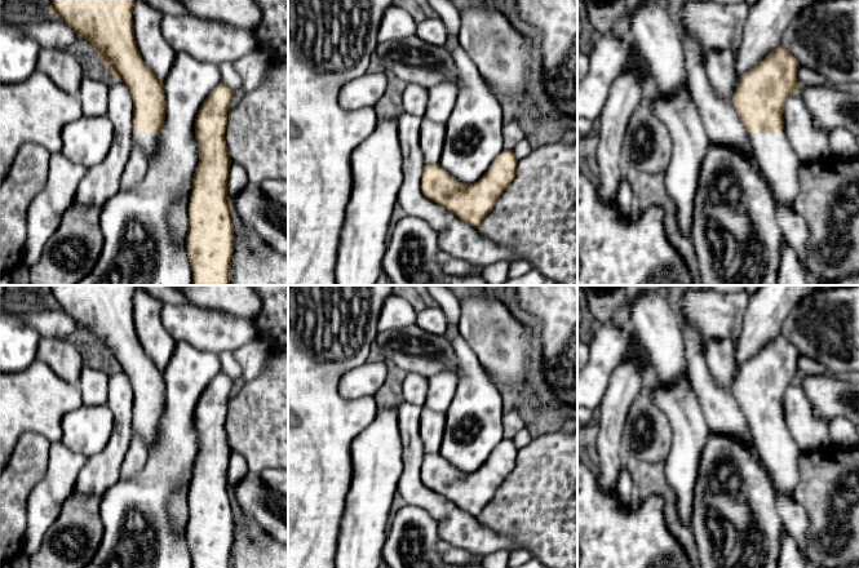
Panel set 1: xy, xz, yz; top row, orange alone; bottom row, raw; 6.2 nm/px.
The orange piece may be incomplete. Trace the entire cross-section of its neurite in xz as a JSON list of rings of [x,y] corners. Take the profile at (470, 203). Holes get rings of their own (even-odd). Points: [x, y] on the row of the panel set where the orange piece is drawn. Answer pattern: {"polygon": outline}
{"polygon": [[[502,150],[490,169],[474,183],[462,183],[439,163],[425,164],[421,192],[462,222],[478,227],[517,174],[518,159],[513,150]]]}

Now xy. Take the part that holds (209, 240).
{"polygon": [[[220,83],[203,101],[195,119],[195,138],[199,146],[199,163],[192,178],[189,205],[178,204],[168,213],[168,225],[176,241],[186,241],[192,271],[192,285],[230,285],[230,269],[234,253],[234,227],[231,203],[227,198],[227,178],[231,159],[225,133],[227,112],[234,90]]]}

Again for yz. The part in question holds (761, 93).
{"polygon": [[[780,44],[739,79],[732,97],[770,194],[792,209],[802,163],[784,130],[783,107],[800,86],[798,68],[797,59]]]}

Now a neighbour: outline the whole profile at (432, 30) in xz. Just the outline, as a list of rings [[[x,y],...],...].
[[[429,14],[422,22],[416,23],[416,36],[433,45],[446,45],[447,28],[434,14]]]

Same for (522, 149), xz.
[[[526,138],[522,139],[519,143],[517,143],[517,146],[513,148],[513,152],[518,159],[518,161],[528,156],[531,151],[532,151],[532,147],[530,146]]]

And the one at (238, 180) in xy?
[[[231,163],[227,178],[227,198],[233,200],[248,185],[248,176],[242,165]]]

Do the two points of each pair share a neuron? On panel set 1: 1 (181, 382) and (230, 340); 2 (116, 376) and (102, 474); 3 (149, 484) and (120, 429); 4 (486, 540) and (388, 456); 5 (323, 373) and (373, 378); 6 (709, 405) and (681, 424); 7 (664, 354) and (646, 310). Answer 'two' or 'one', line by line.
1: two
2: one
3: two
4: two
5: two
6: two
7: one

